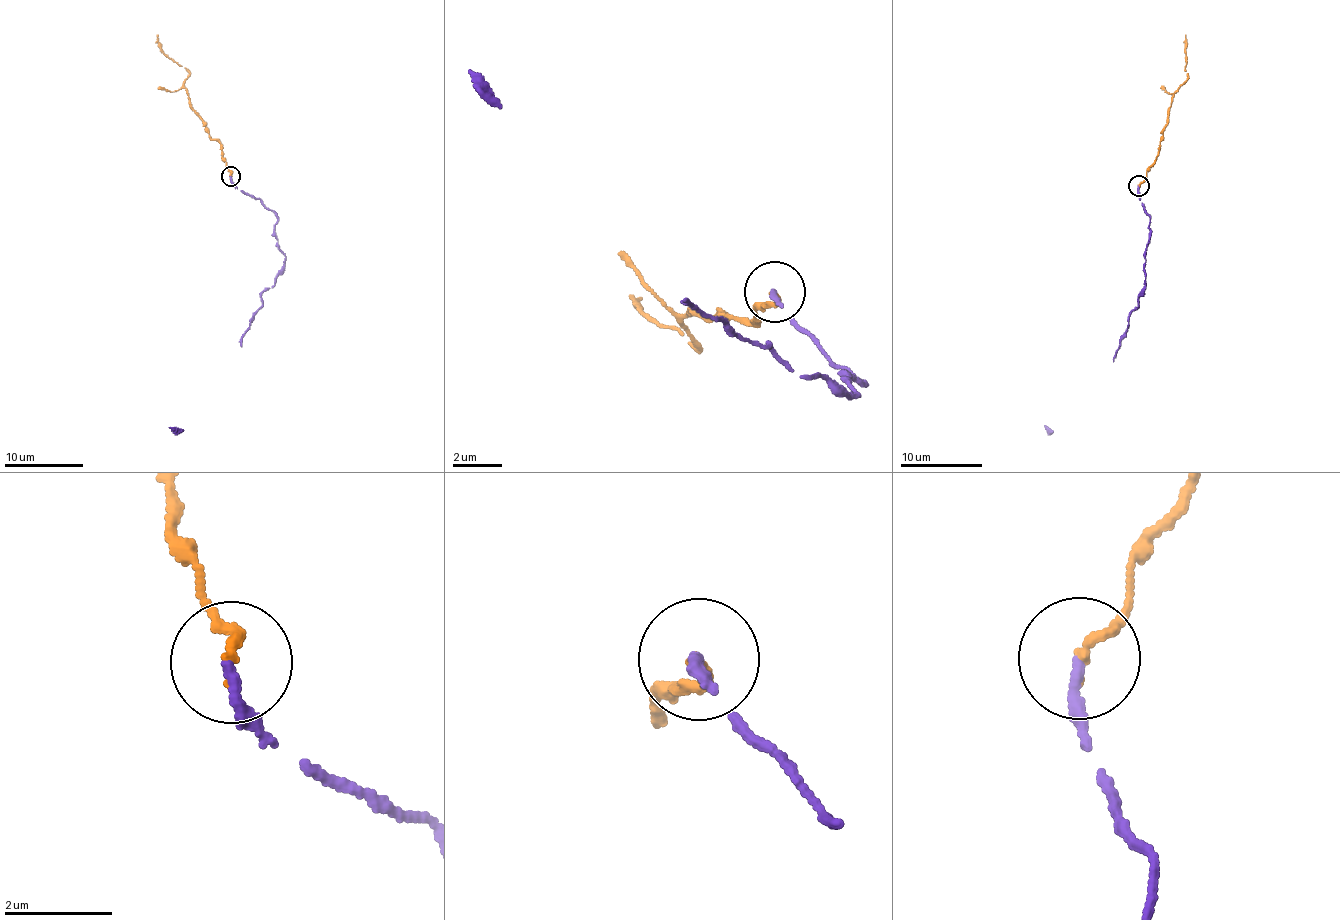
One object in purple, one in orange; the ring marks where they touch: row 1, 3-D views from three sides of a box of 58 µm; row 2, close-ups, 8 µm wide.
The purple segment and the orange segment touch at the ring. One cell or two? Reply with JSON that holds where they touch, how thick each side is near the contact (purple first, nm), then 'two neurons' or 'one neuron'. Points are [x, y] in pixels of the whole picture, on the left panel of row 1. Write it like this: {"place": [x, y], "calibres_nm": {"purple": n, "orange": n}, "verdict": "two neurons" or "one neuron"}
{"place": [231, 176], "calibres_nm": {"purple": 200, "orange": 190}, "verdict": "one neuron"}

